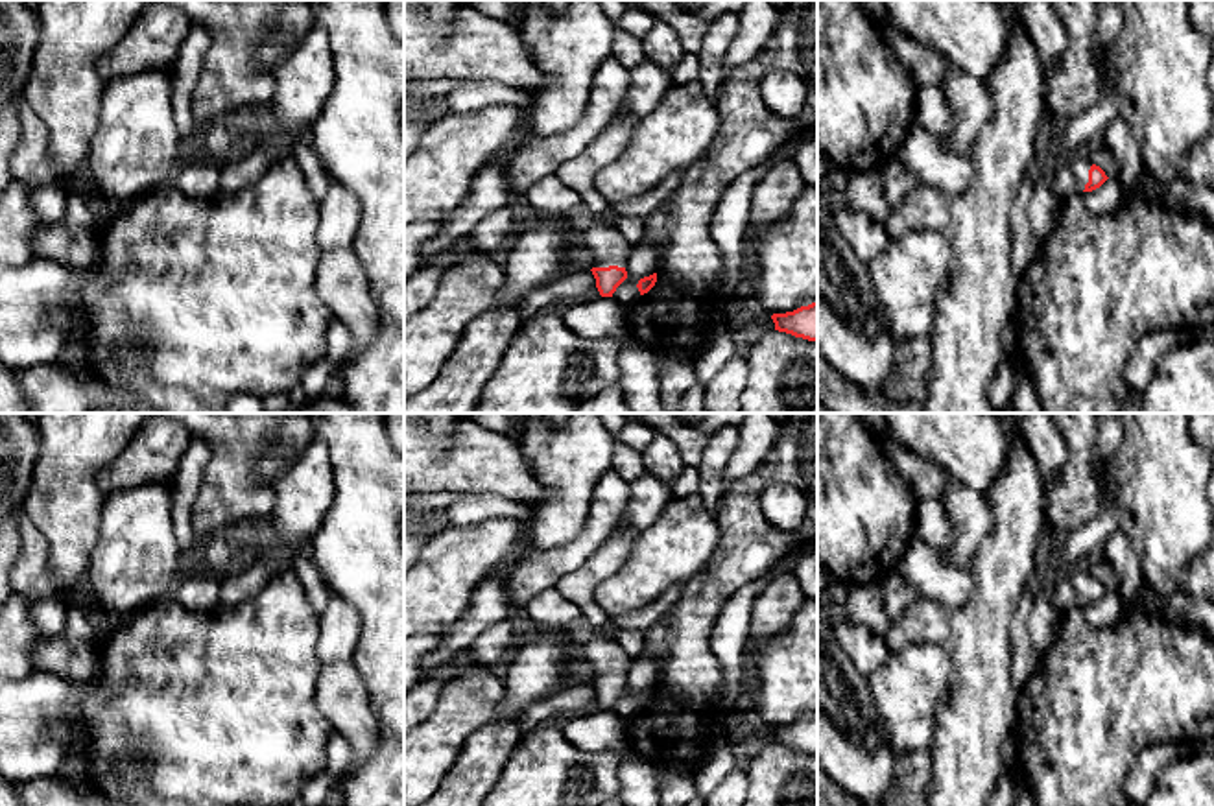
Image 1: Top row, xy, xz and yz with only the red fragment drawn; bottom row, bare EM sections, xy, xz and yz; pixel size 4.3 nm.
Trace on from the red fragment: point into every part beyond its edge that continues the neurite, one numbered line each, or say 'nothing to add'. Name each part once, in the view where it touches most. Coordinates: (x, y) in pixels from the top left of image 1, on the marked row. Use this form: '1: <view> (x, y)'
1: xz (609, 248)

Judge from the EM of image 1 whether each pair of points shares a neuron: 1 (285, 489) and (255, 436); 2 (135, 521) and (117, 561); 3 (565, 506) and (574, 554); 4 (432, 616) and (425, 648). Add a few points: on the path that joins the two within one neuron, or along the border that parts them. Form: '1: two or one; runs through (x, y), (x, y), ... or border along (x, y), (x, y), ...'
1: two; border along (272, 487), (273, 508), (270, 513)
2: one; runs through (135, 530), (135, 543), (126, 552)
3: two; border along (591, 500), (587, 519), (572, 539), (528, 550)
4: two; border along (423, 631), (440, 635)

